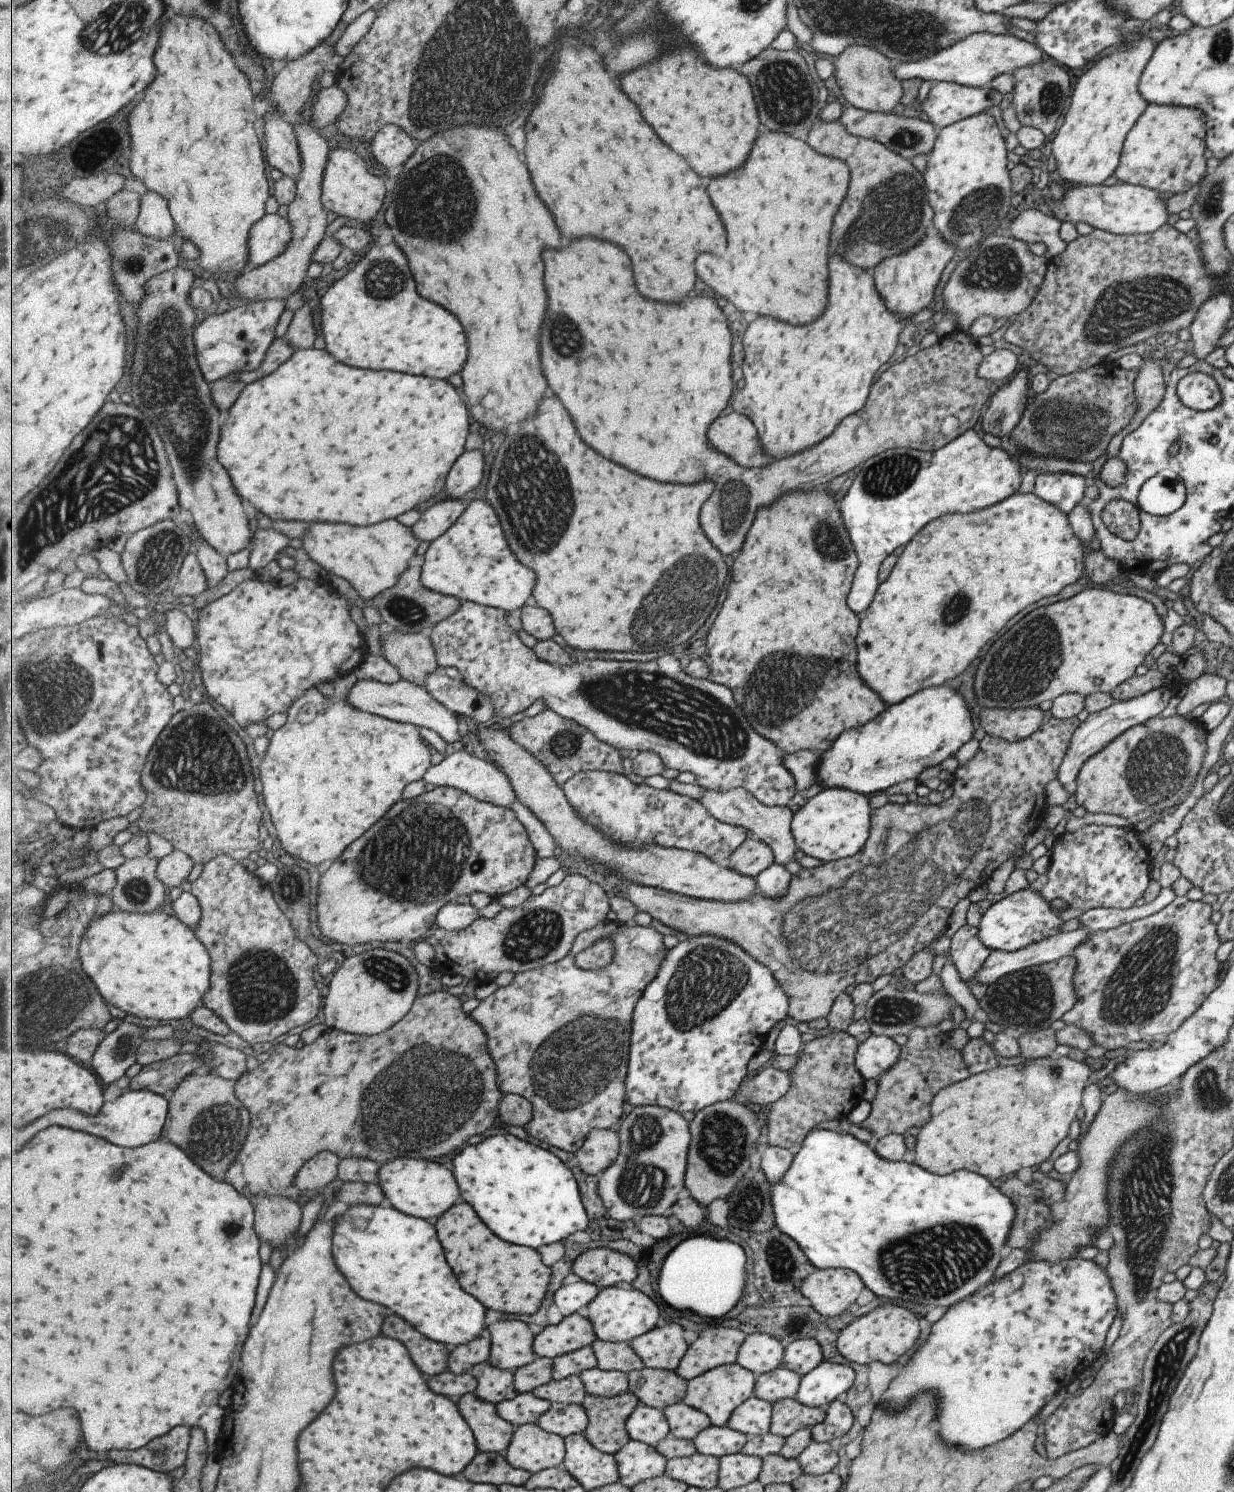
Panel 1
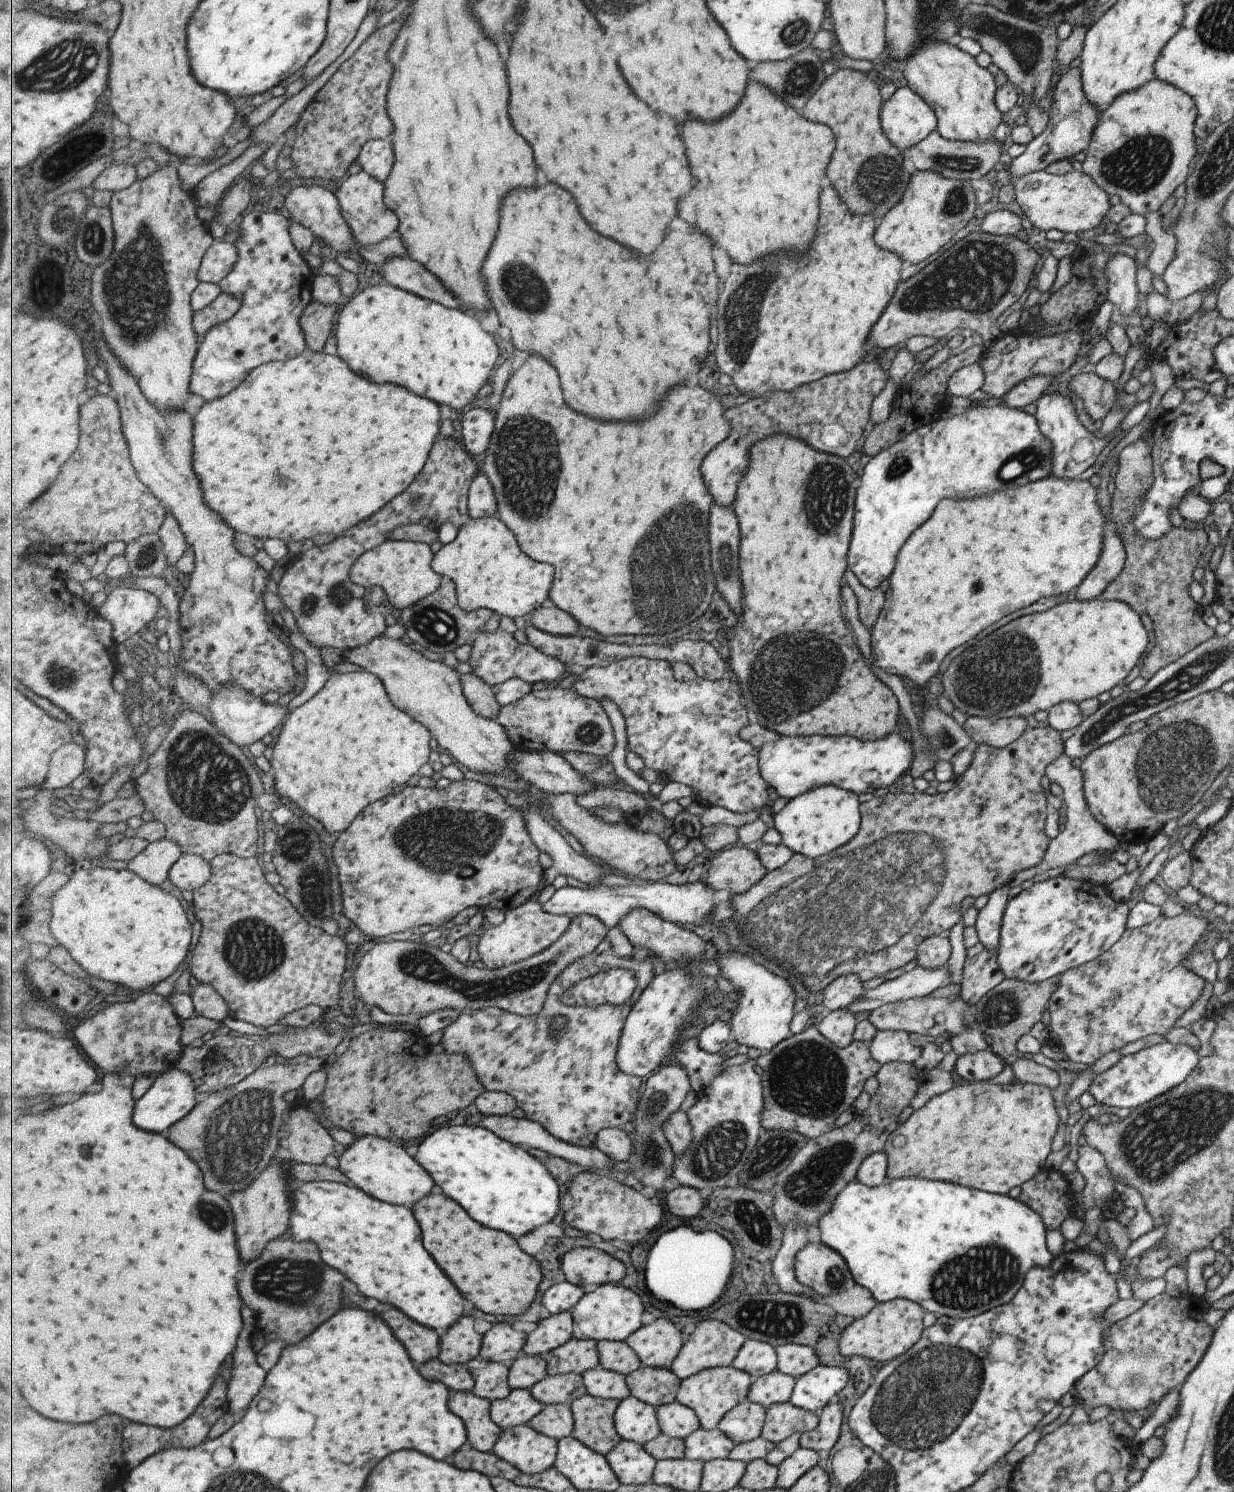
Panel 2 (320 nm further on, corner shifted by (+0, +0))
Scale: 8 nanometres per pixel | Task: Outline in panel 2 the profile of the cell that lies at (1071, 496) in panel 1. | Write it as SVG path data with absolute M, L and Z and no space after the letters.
M1053 387L1038 396L1034 417L1041 434L1050 440L1052 446L1049 475L1077 480L1079 474L1097 460L1097 454L1108 442L1105 439L1096 438L1089 430L1086 430L1077 419L1077 412L1069 397L1057 393Z

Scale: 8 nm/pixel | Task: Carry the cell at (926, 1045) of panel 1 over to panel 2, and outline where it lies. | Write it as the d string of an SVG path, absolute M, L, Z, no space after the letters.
M884 1062L875 1074L877 1092L870 1097L864 1111L854 1111L850 1122L841 1127L833 1127L816 1139L806 1139L806 1143L791 1155L789 1164L774 1180L771 1188L774 1219L782 1228L794 1221L808 1228L818 1226L821 1215L828 1212L838 1192L846 1184L853 1182L859 1164L873 1153L881 1153L886 1134L898 1124L897 1116L910 1104L924 1072L918 1071L912 1063Z

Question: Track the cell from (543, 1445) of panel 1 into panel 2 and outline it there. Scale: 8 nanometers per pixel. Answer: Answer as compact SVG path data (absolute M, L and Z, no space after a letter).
M529 1424L504 1429L493 1450L499 1458L530 1475L553 1467L558 1451L558 1440L545 1436Z

